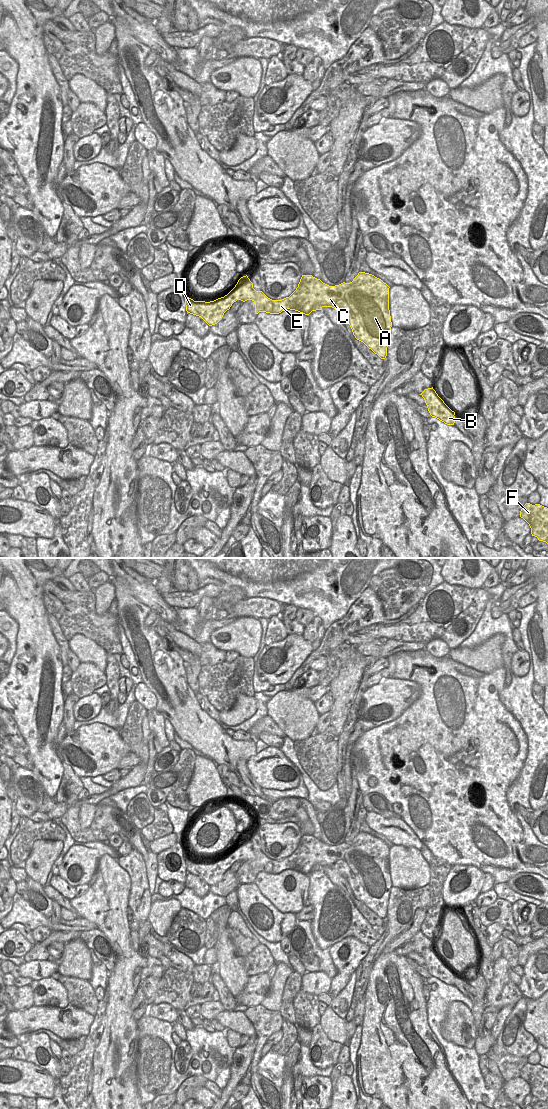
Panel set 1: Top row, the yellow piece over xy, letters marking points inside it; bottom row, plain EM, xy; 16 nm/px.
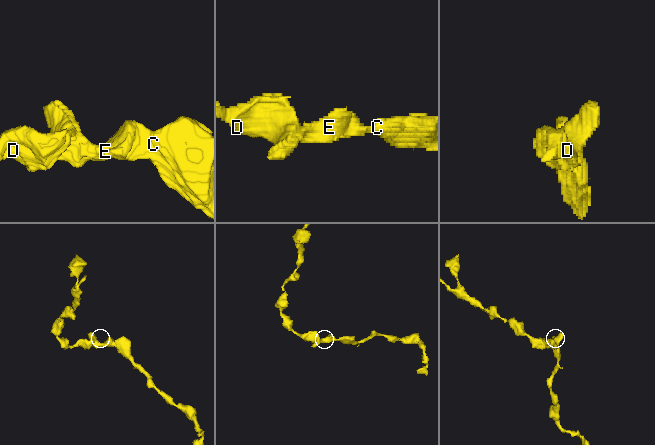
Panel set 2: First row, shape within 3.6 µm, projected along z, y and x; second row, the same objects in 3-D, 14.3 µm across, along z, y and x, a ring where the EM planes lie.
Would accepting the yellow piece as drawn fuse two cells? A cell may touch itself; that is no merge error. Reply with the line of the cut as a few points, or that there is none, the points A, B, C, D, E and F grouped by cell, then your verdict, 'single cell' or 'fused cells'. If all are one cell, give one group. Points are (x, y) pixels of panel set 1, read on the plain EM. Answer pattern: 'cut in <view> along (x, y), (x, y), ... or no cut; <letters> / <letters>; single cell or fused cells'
no cut; A B C D E F; single cell

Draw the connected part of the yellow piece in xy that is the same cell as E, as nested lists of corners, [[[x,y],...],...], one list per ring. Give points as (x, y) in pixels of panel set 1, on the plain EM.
[[[359,832],[350,843],[343,842],[335,846],[329,846],[312,835],[302,835],[298,847],[289,857],[282,860],[272,860],[262,851],[256,851],[253,848],[253,843],[246,835],[241,837],[235,847],[224,857],[210,862],[194,861],[187,857],[185,865],[188,873],[201,877],[209,886],[217,884],[237,860],[243,862],[252,860],[255,863],[255,874],[259,872],[279,874],[290,869],[309,875],[312,871],[322,870],[323,867],[332,867],[348,881],[357,900],[363,902],[381,919],[385,919],[392,887],[389,870],[389,848],[381,839],[365,832]]]

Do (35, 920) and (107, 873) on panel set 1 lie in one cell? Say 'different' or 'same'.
different

